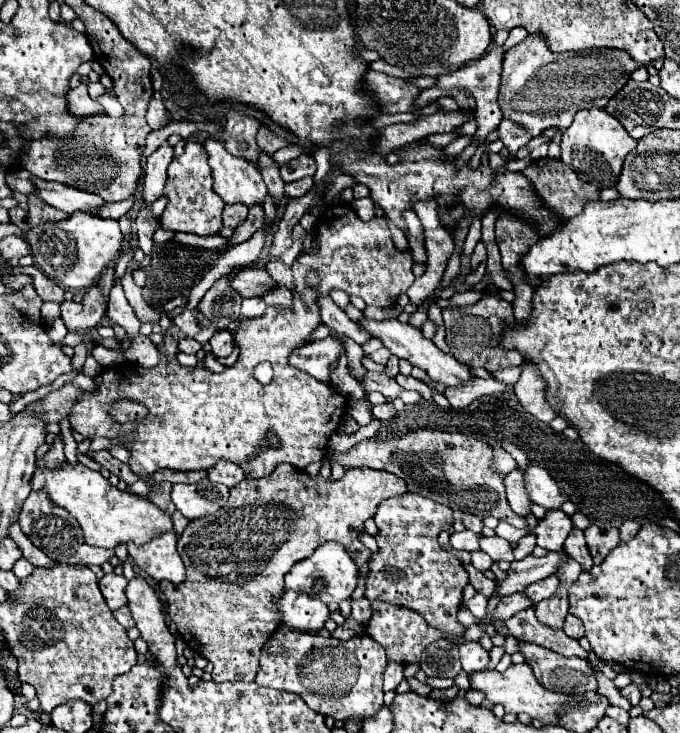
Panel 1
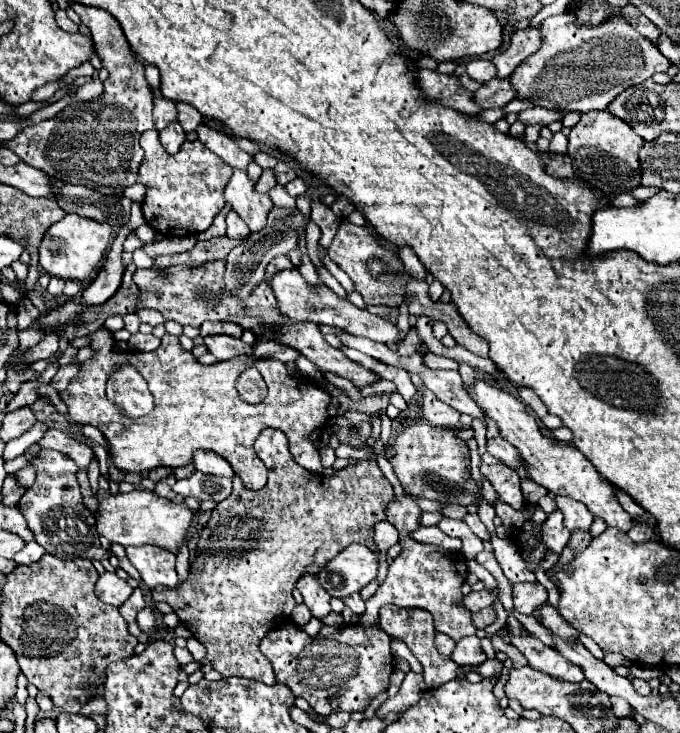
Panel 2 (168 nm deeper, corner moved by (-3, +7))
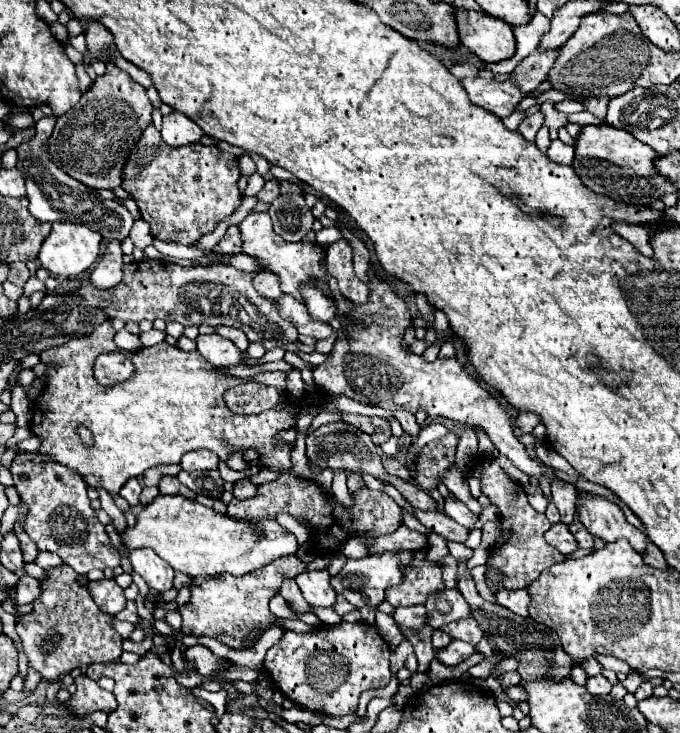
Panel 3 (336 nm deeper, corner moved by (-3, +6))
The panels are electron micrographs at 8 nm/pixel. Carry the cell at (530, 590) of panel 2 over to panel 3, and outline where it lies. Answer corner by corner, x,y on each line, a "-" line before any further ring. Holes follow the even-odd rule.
500,588
496,590
496,600
498,604
502,604
504,608
512,610
514,614
518,616
528,616
528,606
532,602
530,594
526,588
520,588
520,590
508,590
508,588

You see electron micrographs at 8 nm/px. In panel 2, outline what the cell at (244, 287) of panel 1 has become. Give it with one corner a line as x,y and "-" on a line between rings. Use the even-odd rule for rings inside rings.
288,269
288,271
280,271
272,283
270,283
280,311
284,315
288,315
292,321
312,321
316,325
332,325
338,329
344,329
346,333
352,335
360,335
360,337
368,337
372,341
380,341
380,343
392,343
398,337
398,327
392,325
390,321
384,321
378,315
368,313
366,309
358,309
354,307
348,299
338,297
334,291
330,291
326,285
312,285
308,283
298,269

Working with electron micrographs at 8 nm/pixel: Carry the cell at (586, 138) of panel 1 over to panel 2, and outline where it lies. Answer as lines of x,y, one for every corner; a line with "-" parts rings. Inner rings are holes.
608,111
584,113
568,135
568,155
578,179
590,183
594,189
600,189
606,195
630,193
632,189
640,187
638,151
642,145
644,141
632,131
632,127

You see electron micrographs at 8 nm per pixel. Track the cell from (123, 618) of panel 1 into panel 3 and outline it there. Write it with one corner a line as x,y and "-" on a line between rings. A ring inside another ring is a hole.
128,600
128,602
126,602
126,608
124,608
120,614
116,614
116,618
118,618
118,620
126,620
126,622
132,622
132,624
138,624
140,616
138,616
138,608
136,608
136,602
134,602
134,600

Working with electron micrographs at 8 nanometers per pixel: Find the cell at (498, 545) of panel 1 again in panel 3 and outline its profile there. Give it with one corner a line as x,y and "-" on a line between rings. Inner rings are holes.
454,496
446,498
446,506
444,506
444,510
446,510
446,514
448,514
450,518
454,518
458,524
466,526
468,530
472,530
474,524
476,524
476,520
478,520
478,516
476,516
474,512
470,512
468,506
462,504
460,500
456,500

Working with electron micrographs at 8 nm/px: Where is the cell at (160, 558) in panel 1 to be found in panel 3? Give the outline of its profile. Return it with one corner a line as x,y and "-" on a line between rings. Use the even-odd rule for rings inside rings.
148,548
132,550
130,552
130,562
132,562
132,568
144,578
144,582
152,590
166,592
166,590
172,588
174,570
154,550
148,550

